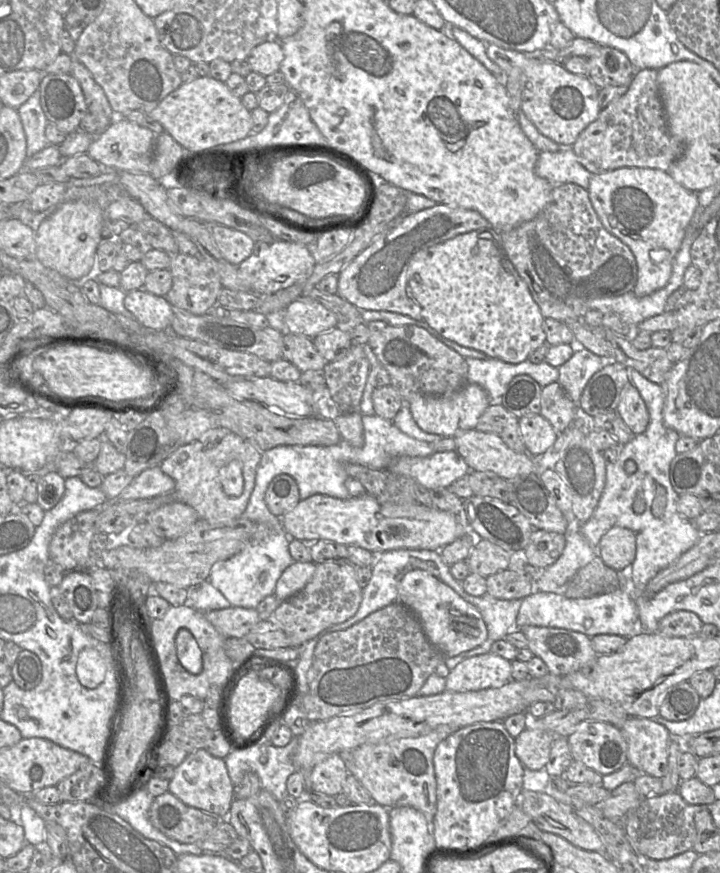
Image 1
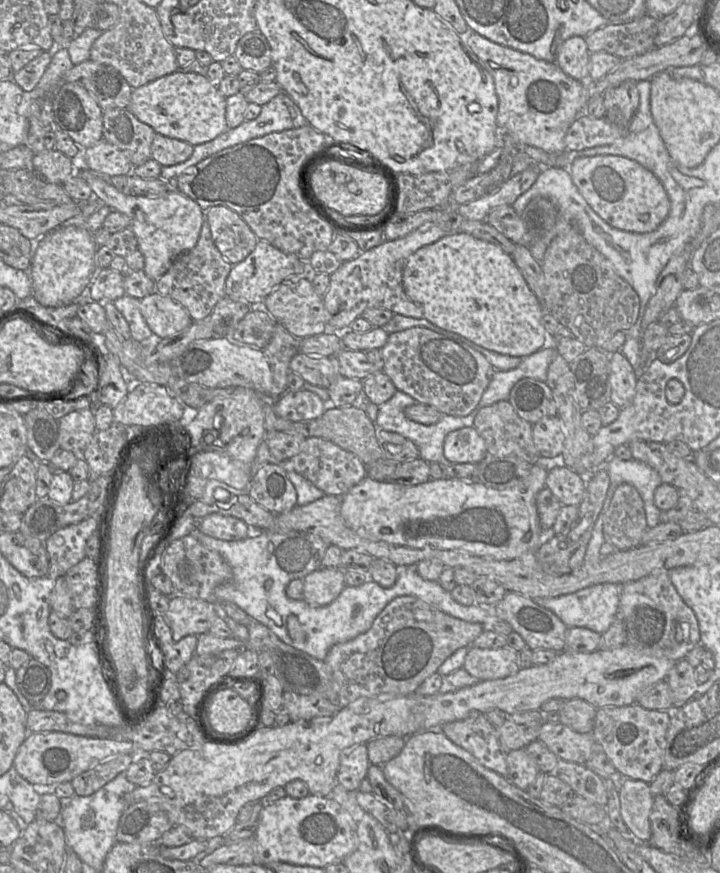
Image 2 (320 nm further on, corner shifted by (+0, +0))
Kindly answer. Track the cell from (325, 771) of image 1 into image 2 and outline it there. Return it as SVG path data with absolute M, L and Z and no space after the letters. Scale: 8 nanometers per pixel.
M367 744L354 746L340 757L337 783L348 791L359 790L361 782L366 778L369 766Z

